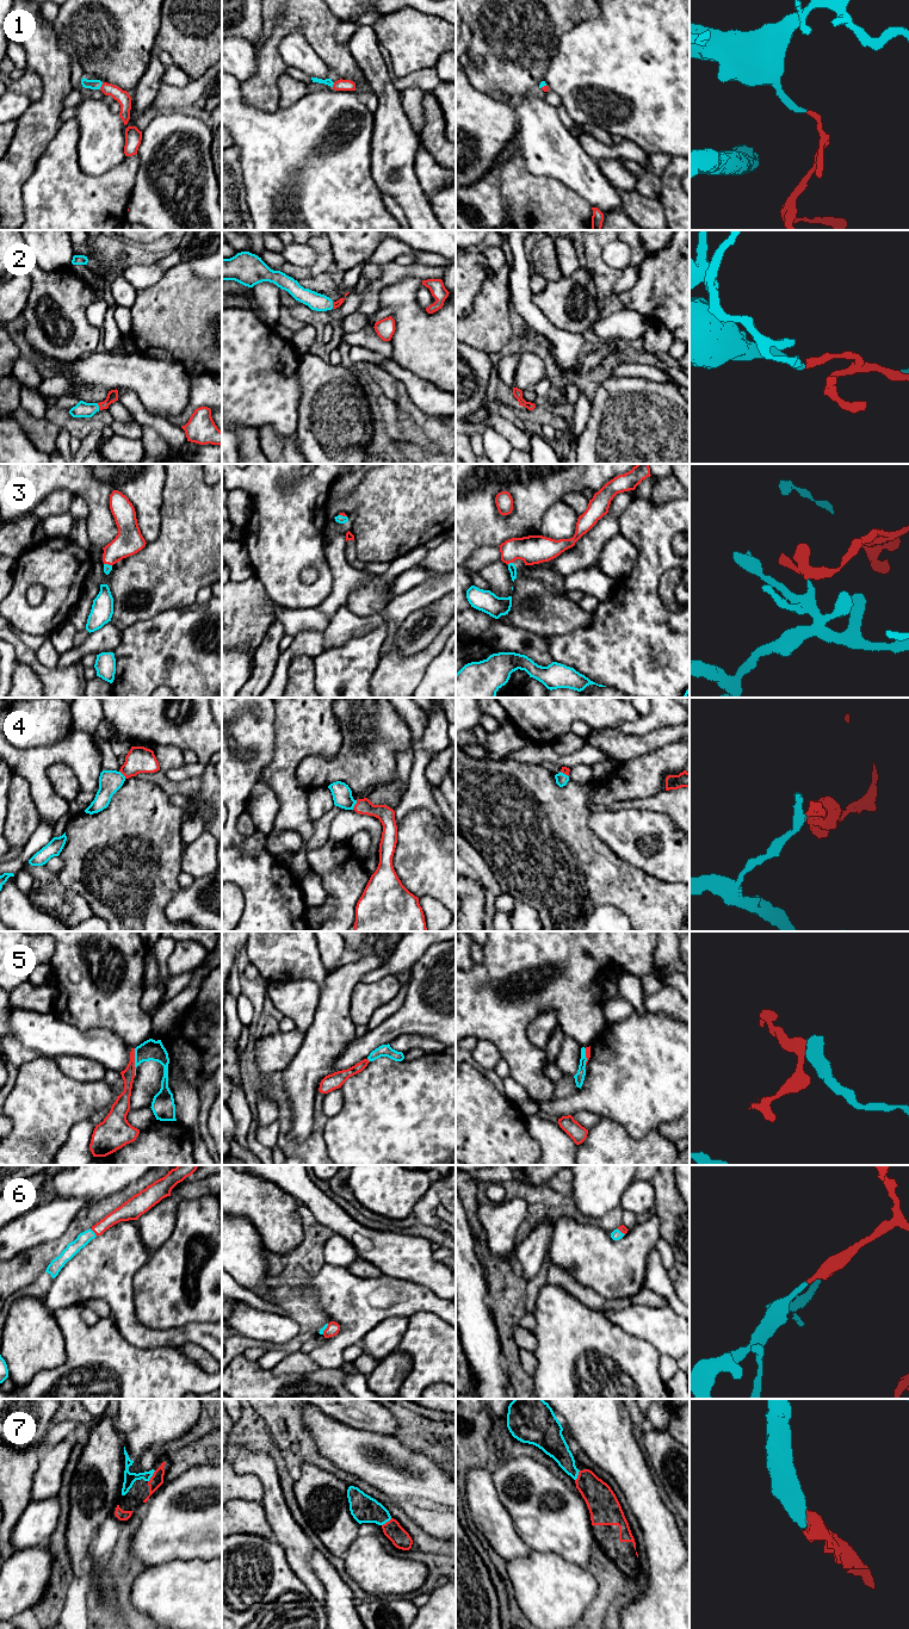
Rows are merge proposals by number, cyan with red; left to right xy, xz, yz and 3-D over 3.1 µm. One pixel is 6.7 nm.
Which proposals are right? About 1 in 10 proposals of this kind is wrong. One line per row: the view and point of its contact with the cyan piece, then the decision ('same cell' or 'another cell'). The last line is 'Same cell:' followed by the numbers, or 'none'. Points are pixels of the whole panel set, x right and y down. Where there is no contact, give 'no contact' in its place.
1: meets cyan in xy at (100, 86); same cell
2: meets cyan in xy at (98, 407); same cell
3: meets cyan in yz at (509, 563); same cell
4: meets cyan in xz at (354, 804); same cell
5: meets cyan in xy at (135, 1061); another cell
6: meets cyan in xy at (93, 1232); same cell
7: meets cyan in xy at (152, 1475); same cell
Same cell: 1, 2, 3, 4, 6, 7

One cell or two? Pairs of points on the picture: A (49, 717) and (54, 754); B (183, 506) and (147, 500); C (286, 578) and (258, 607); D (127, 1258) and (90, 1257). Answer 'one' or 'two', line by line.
A: two
B: two
C: two
D: one

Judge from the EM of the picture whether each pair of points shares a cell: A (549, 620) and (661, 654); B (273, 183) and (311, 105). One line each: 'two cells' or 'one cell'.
A: two cells
B: one cell

